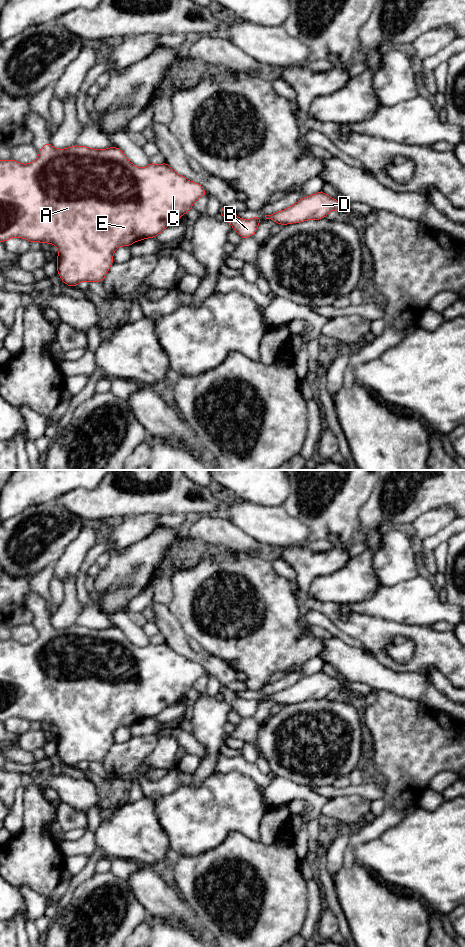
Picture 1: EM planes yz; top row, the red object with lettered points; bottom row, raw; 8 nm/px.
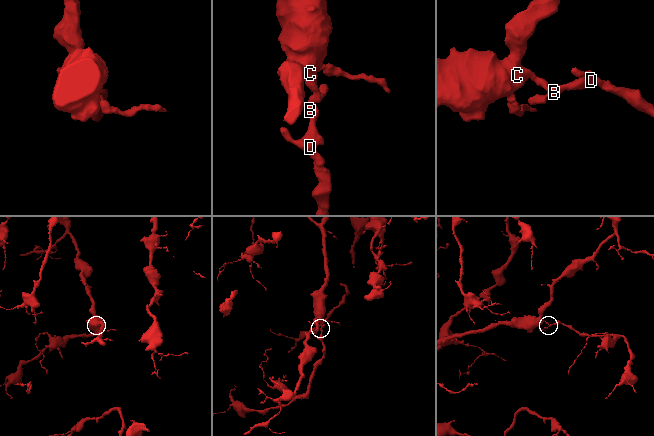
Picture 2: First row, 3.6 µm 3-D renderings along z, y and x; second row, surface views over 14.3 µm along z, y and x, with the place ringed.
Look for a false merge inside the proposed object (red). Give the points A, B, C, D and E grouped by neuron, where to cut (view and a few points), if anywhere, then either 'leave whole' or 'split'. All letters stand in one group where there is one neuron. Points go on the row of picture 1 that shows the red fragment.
groups A B C D E; cut none; leave whole

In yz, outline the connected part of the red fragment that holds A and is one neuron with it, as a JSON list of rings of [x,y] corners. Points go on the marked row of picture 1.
[[[47,142],[39,149],[39,156],[29,164],[21,164],[15,160],[0,160],[0,242],[5,242],[12,237],[19,237],[32,242],[50,243],[57,247],[57,272],[61,280],[70,287],[76,287],[81,281],[104,280],[106,273],[113,264],[113,253],[120,246],[131,246],[136,241],[154,238],[166,227],[177,222],[182,214],[187,214],[194,202],[207,195],[205,189],[196,182],[191,182],[175,172],[167,162],[157,165],[148,164],[144,168],[133,165],[118,147],[97,150],[86,146],[73,145],[66,149],[56,149]]]

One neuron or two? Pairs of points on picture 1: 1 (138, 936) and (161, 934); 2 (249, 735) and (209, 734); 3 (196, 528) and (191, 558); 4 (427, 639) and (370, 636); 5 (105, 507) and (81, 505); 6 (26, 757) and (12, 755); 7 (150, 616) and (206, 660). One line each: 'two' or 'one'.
1: two
2: two
3: two
4: one
5: one
6: one
7: two

